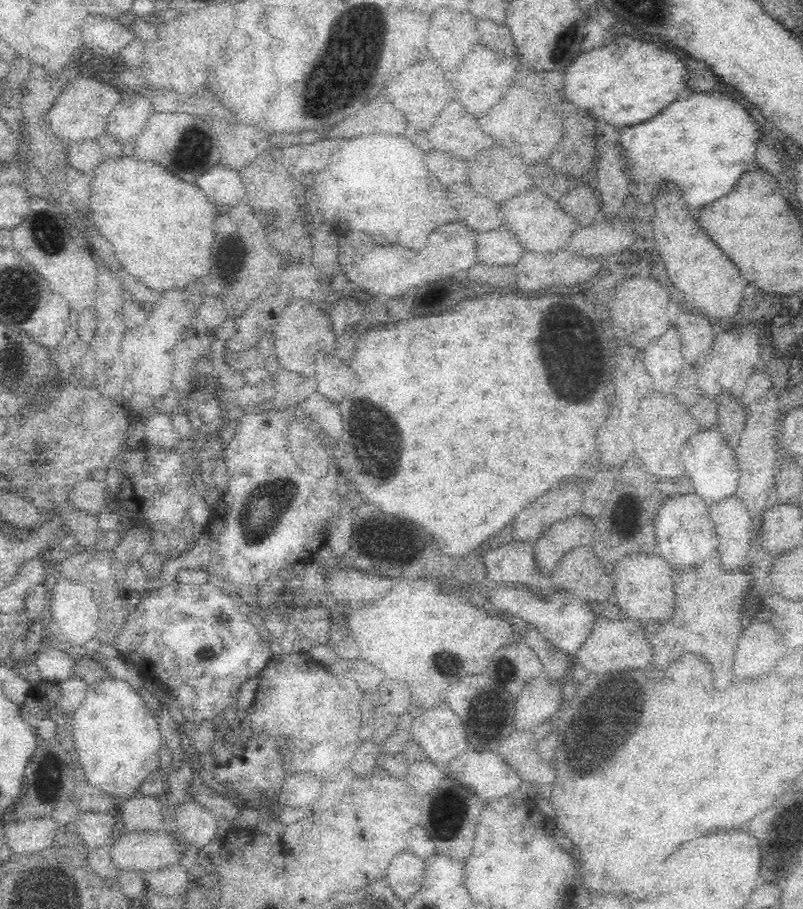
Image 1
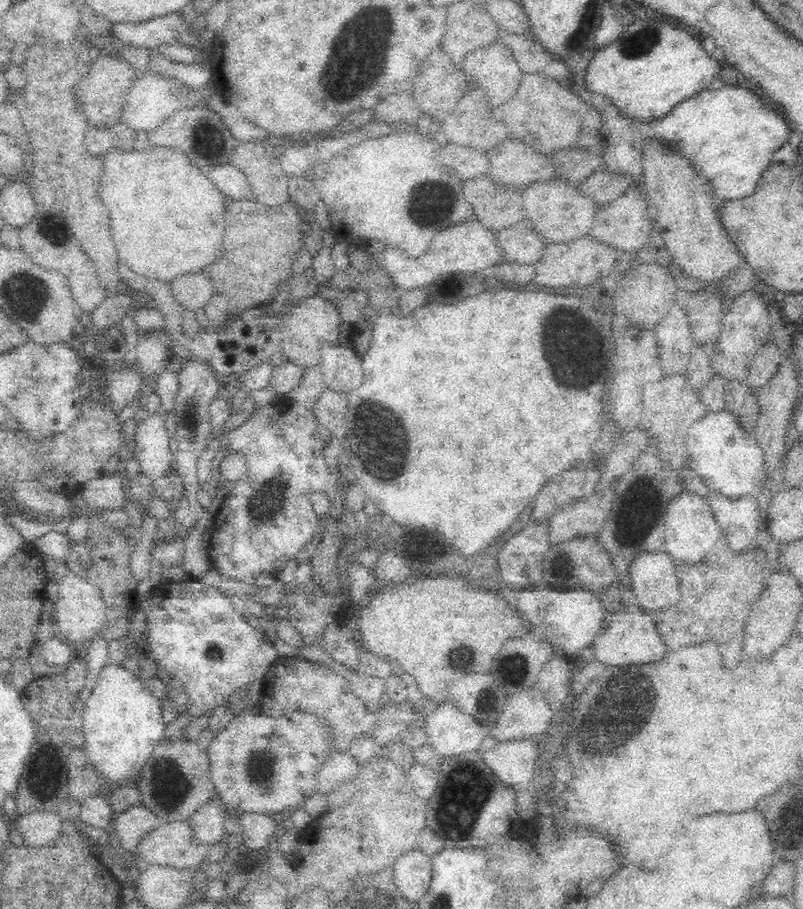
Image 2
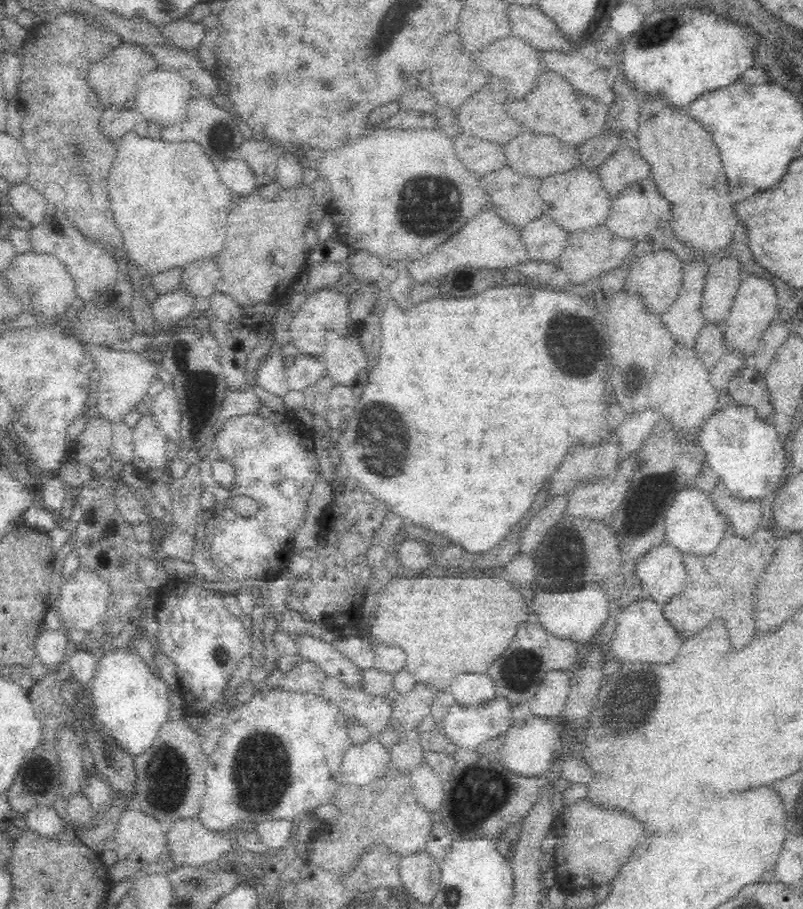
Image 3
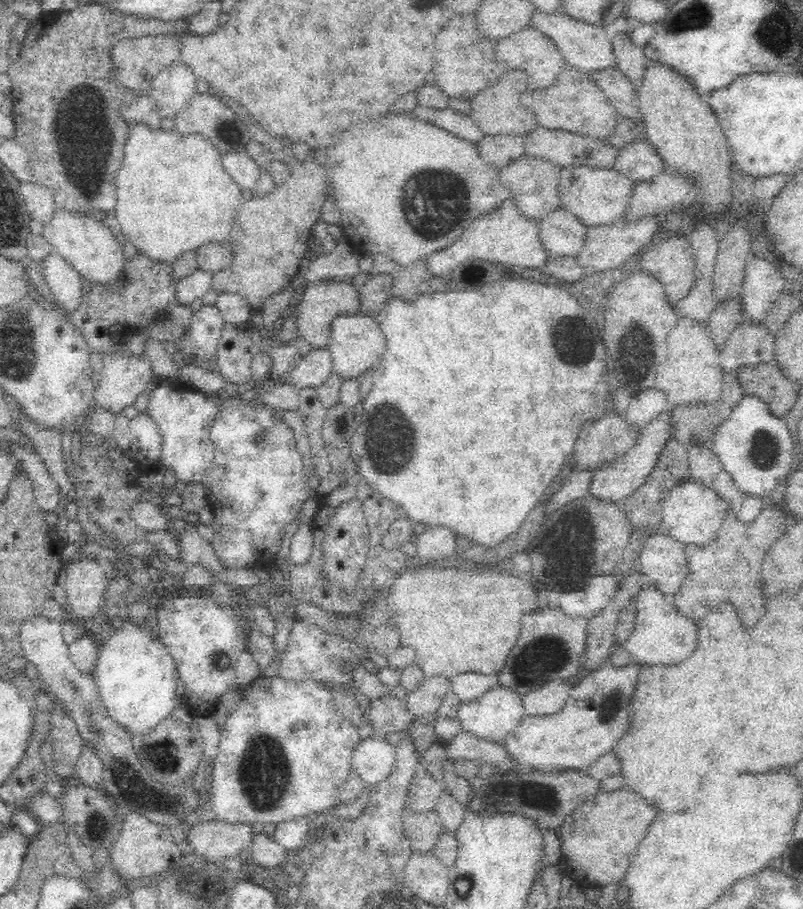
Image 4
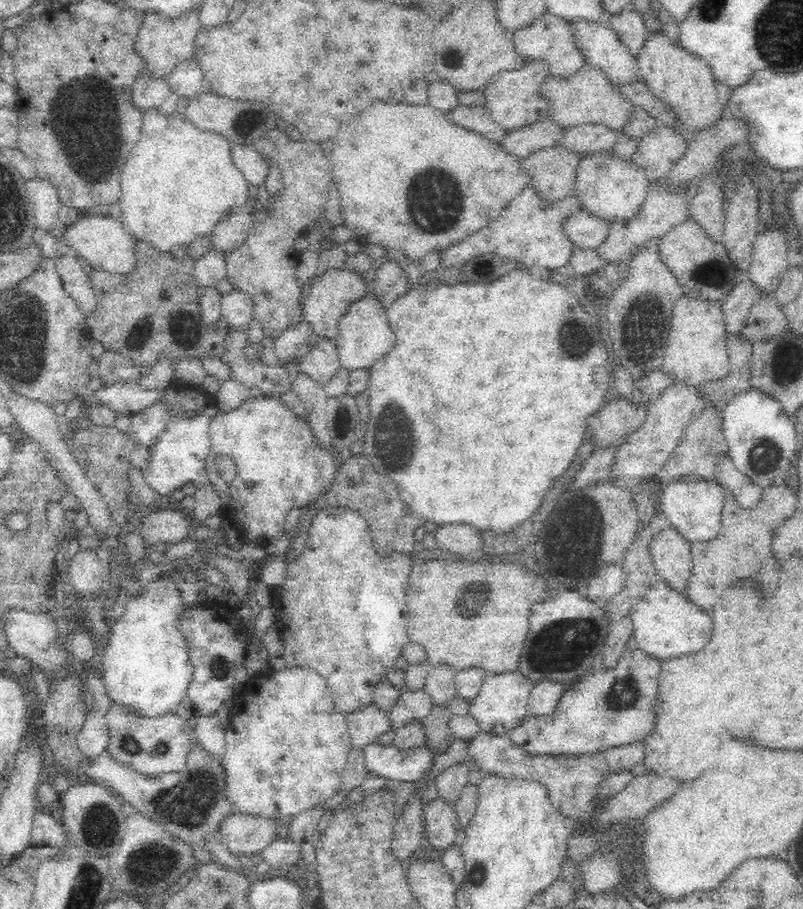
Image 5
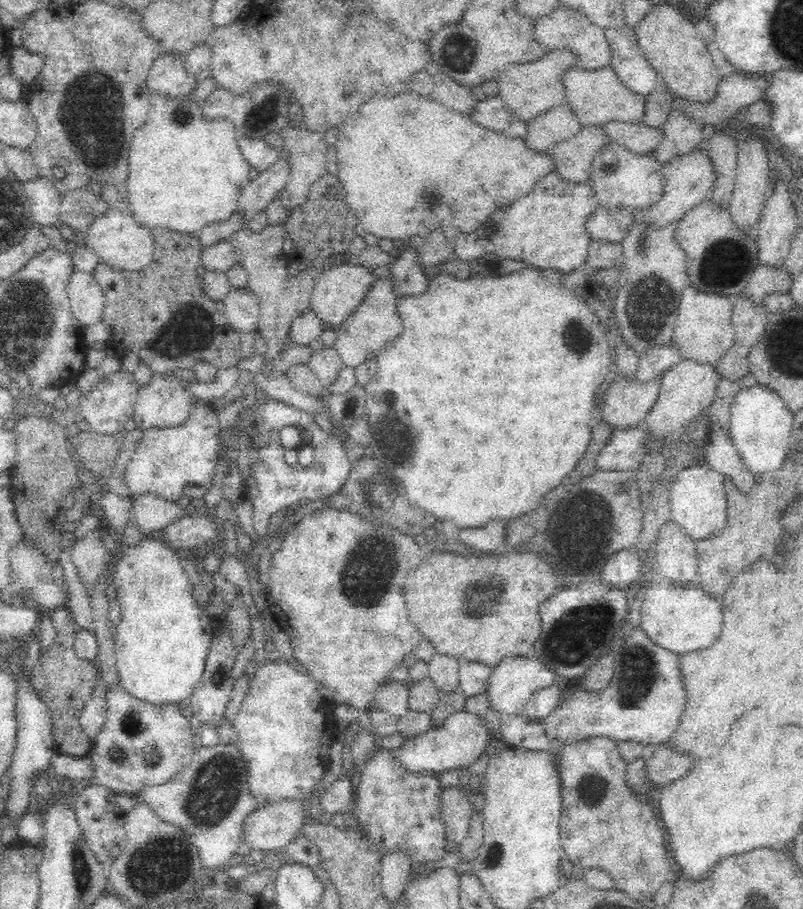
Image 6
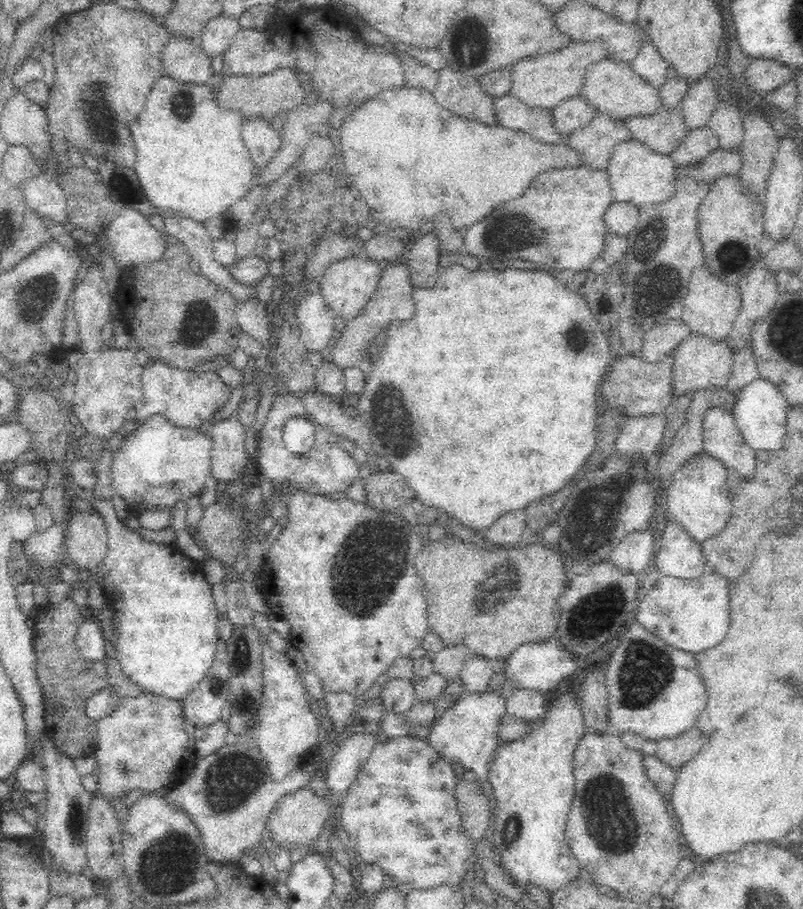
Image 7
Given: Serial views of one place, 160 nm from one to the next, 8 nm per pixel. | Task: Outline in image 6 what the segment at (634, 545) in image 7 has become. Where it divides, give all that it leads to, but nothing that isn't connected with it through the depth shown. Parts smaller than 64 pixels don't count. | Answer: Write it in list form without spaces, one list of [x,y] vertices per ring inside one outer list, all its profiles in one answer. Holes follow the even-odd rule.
[[[623,550],[612,555],[597,575],[600,583],[610,592],[625,592],[630,586],[635,585],[639,572],[640,565],[636,555],[630,550]]]

